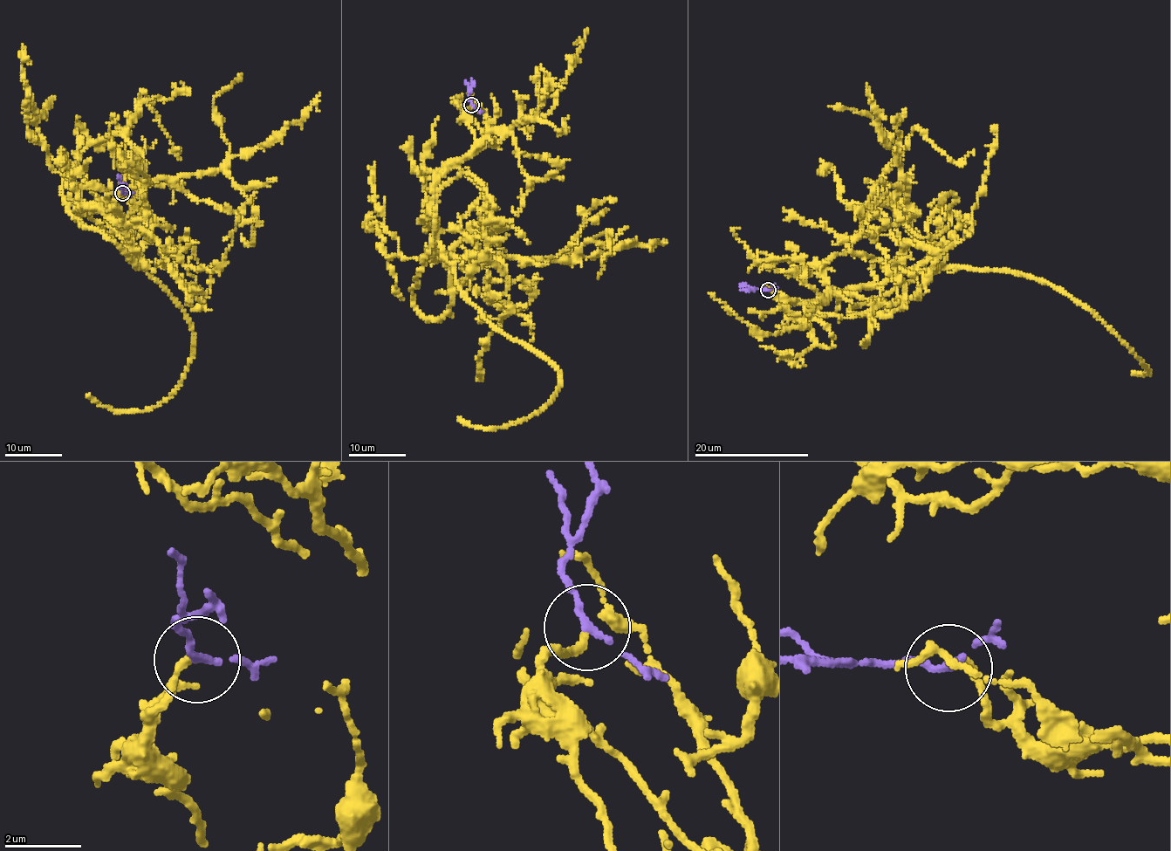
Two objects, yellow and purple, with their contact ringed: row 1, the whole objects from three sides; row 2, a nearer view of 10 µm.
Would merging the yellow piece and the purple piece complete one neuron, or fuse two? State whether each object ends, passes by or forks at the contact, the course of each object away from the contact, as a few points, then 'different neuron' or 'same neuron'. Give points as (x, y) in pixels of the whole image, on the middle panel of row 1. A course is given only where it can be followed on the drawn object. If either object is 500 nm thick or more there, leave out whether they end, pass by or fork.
yellow ends | purple passes by | yellow via (472, 106), (475, 146), (435, 188), (441, 256), (488, 322), (558, 368), (559, 388), (503, 427), (459, 418) | purple via (472, 105), (466, 81) | same neuron

